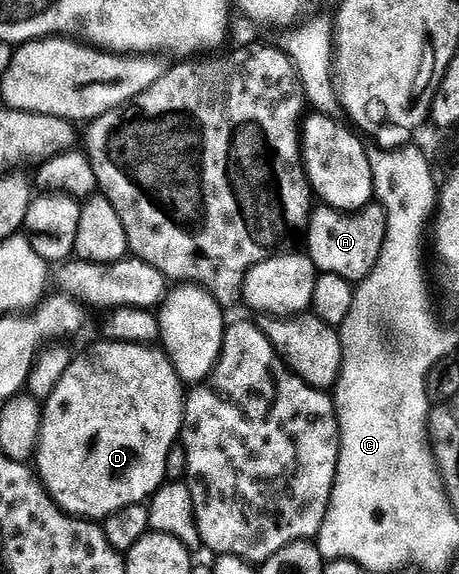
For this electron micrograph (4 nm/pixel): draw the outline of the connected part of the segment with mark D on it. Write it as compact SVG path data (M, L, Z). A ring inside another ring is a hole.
M101 341L95 347L87 349L83 355L78 355L66 367L66 372L58 379L58 384L50 391L46 403L42 407L42 424L40 425L40 437L38 438L38 450L36 452L36 474L41 479L46 492L54 499L54 504L59 510L73 516L75 519L87 519L89 521L105 521L111 515L126 507L145 504L151 495L155 495L158 488L167 482L166 466L168 465L168 453L174 443L179 442L182 433L182 412L184 410L184 384L176 369L170 364L170 358L165 351L157 346L140 347L131 343L112 343Z

